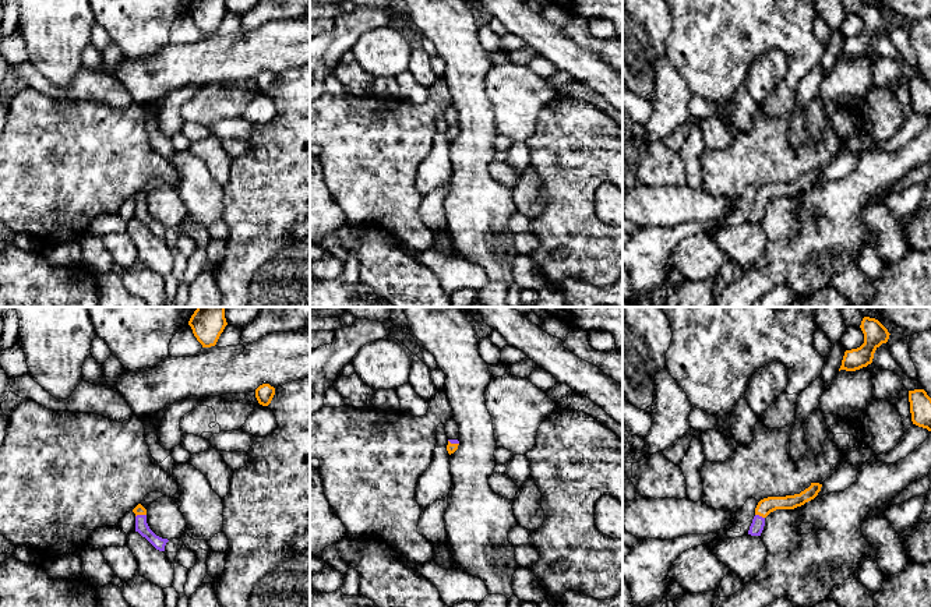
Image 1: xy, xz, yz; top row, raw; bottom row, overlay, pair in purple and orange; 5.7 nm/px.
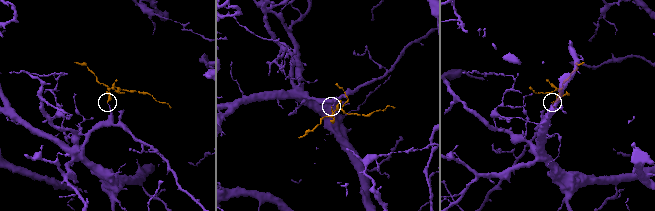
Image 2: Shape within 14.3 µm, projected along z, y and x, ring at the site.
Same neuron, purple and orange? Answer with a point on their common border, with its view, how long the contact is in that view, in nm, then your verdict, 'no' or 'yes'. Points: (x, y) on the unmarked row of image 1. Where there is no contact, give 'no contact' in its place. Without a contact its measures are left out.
contact yz (758, 203); length 60 nm; yes

